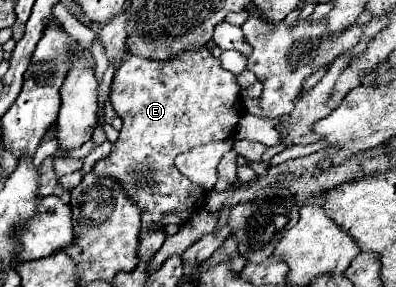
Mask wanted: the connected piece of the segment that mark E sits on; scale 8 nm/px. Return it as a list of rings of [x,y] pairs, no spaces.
[[[209,49],[183,53],[167,63],[127,55],[115,71],[111,105],[123,119],[123,129],[113,143],[111,153],[95,163],[93,173],[97,177],[117,179],[125,189],[125,195],[139,207],[143,227],[137,257],[149,261],[167,235],[165,231],[147,231],[147,225],[183,225],[205,205],[205,193],[177,171],[175,157],[193,147],[225,141],[235,135],[235,127],[245,113],[241,89],[237,87],[233,73],[225,71],[221,61],[215,59]]]

